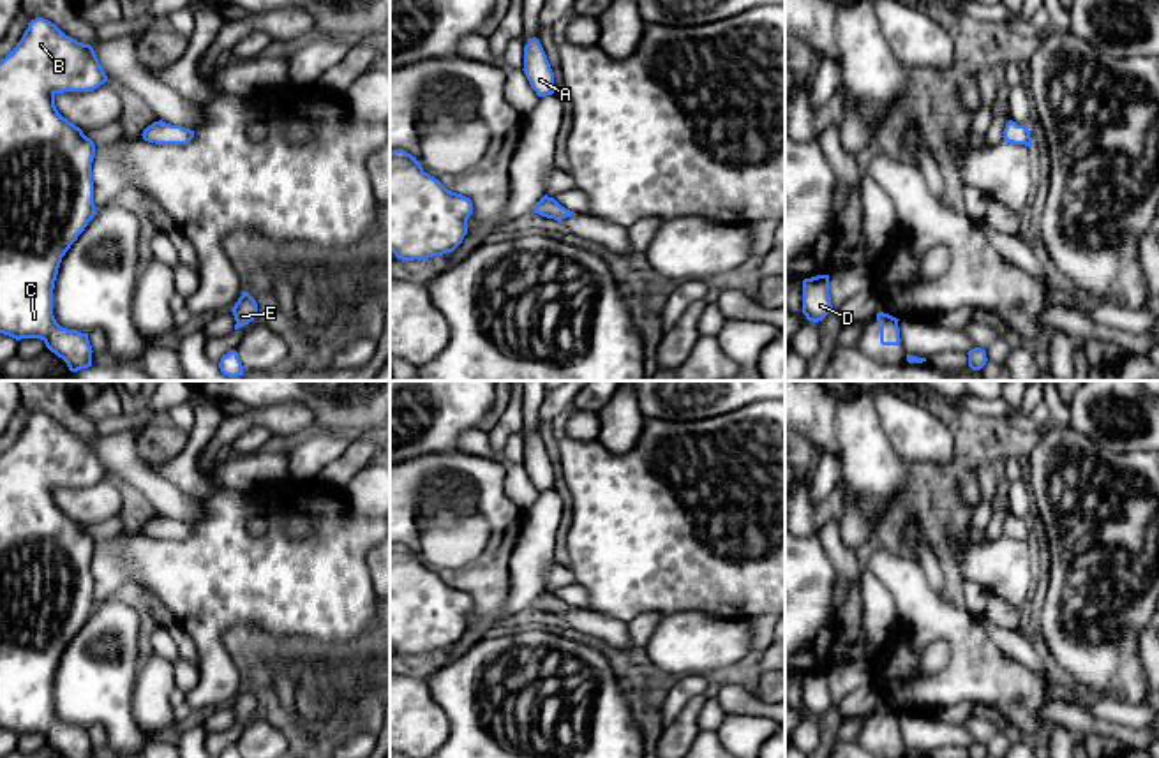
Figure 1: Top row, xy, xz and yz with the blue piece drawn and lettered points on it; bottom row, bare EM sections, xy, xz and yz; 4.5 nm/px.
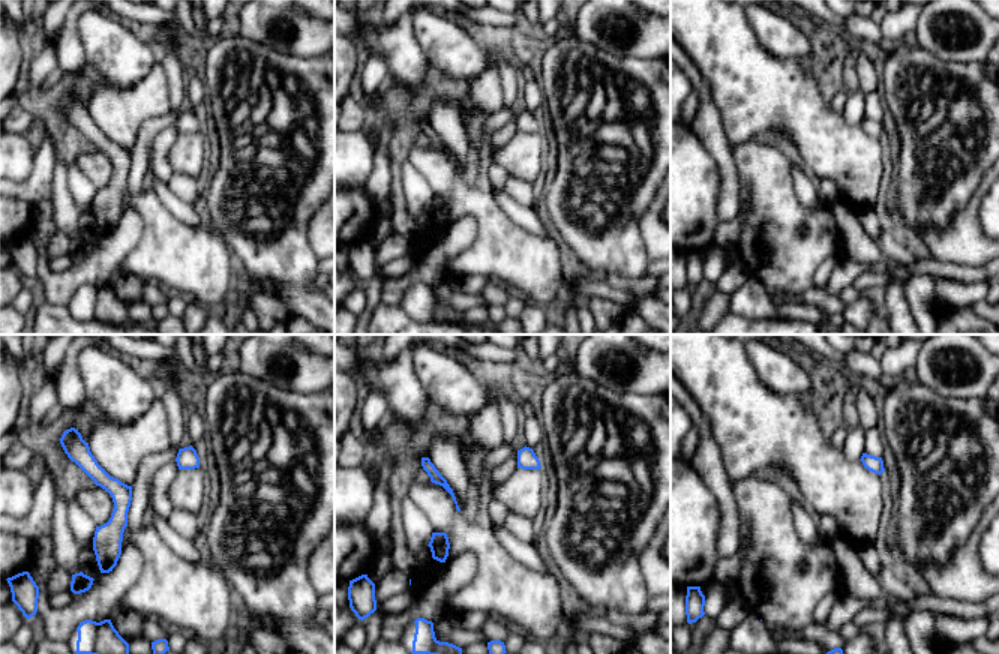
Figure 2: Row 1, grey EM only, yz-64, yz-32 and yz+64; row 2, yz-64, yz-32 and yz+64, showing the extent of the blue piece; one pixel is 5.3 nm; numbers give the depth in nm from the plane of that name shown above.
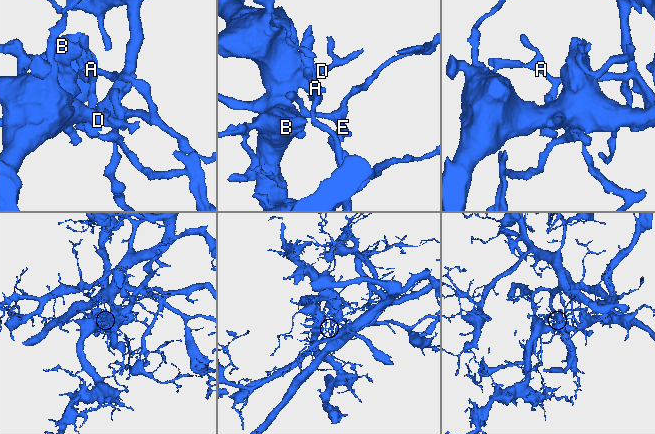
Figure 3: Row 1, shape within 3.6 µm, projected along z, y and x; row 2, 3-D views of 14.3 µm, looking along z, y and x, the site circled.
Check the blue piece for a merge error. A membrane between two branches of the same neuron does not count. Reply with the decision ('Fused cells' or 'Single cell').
Fused cells

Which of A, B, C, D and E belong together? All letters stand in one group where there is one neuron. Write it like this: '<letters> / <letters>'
A B C D / E

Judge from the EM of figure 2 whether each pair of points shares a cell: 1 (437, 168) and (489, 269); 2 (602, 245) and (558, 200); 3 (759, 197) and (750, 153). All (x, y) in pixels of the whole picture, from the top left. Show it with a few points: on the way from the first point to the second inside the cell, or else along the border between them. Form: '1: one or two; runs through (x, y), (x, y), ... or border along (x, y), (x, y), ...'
1: one; runs through (461, 194), (489, 222), (489, 243)
2: one; runs through (590, 231), (590, 218), (573, 201)
3: one; runs through (759, 186), (759, 167), (756, 164)

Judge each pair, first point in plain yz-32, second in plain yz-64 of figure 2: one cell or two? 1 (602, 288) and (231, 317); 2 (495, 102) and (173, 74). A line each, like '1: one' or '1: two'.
1: one
2: two

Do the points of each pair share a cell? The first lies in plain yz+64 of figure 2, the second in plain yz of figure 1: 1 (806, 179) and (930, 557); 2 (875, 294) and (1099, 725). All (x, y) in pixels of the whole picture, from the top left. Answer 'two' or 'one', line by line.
1: one
2: one

